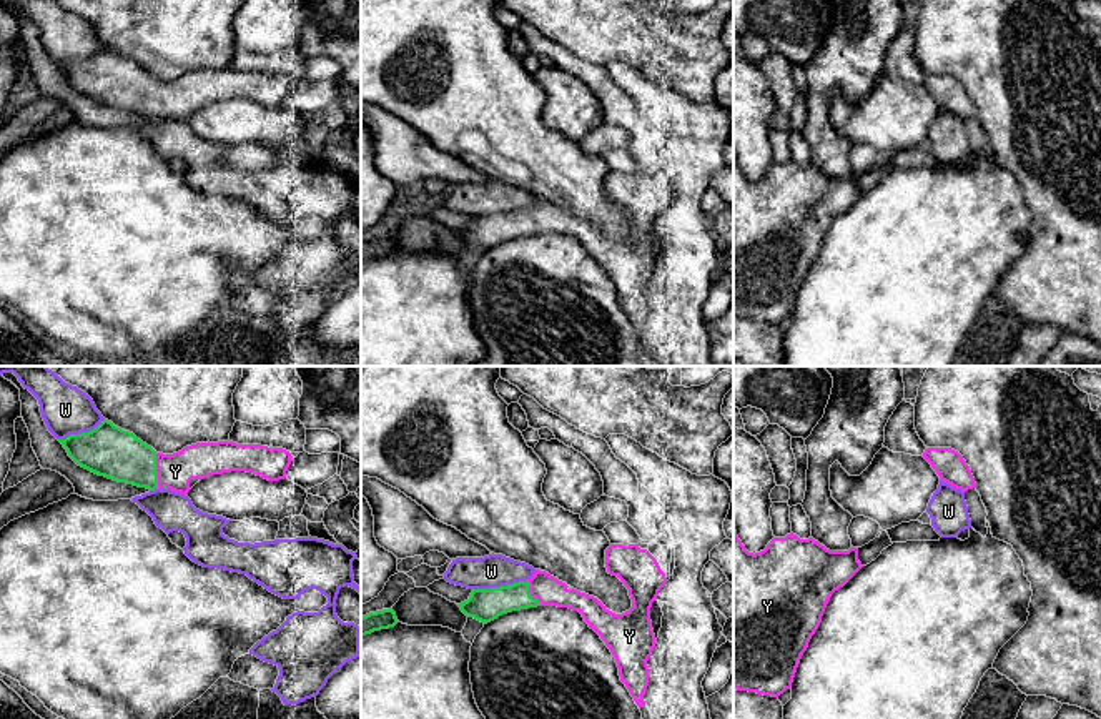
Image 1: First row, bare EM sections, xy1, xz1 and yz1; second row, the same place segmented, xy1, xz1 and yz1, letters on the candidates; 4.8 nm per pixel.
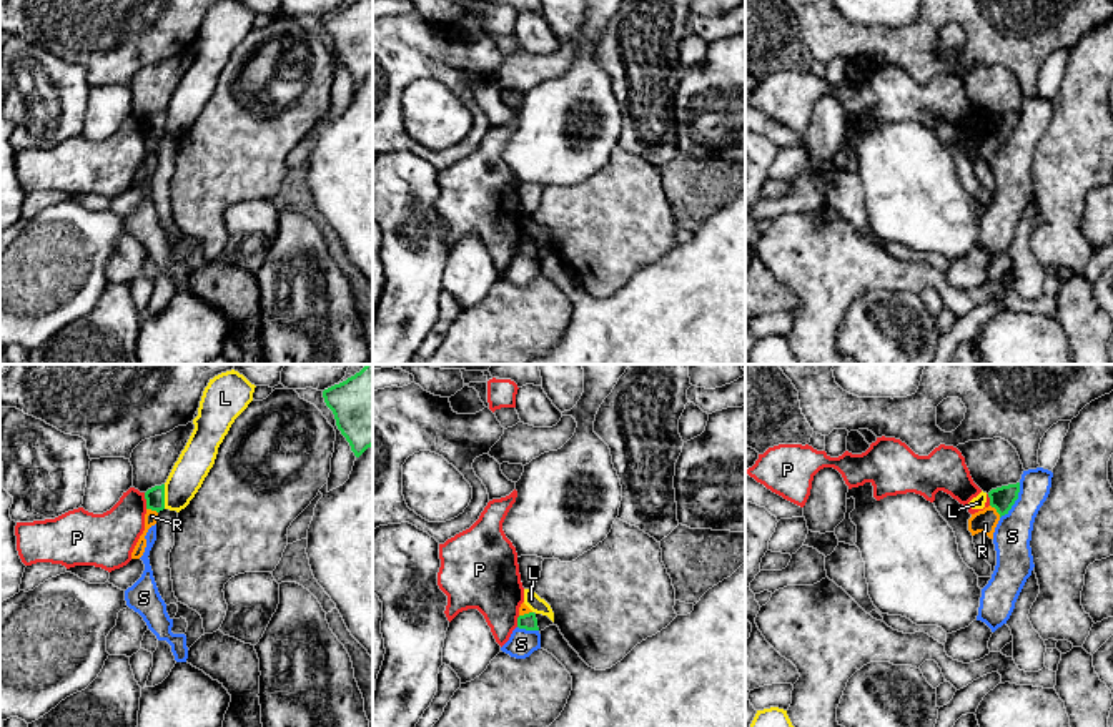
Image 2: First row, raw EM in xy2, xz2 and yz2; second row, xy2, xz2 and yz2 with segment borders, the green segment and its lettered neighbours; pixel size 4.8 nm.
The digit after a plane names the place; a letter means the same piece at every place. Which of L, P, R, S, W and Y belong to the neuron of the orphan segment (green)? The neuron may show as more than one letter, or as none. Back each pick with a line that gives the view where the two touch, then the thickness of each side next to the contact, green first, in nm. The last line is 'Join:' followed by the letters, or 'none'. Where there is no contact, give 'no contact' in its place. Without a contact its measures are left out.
Y: contact in xy1; calibres 240 and 170 nm
Join: Y

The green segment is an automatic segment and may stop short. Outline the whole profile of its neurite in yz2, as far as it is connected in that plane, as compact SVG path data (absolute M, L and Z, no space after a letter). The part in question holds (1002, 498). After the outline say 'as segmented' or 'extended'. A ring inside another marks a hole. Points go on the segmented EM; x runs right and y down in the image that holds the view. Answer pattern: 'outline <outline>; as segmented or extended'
outline M1020 482L1002 486L988 492L990 506L1002 516L1008 514L1015 501L1018 499Z; as segmented

